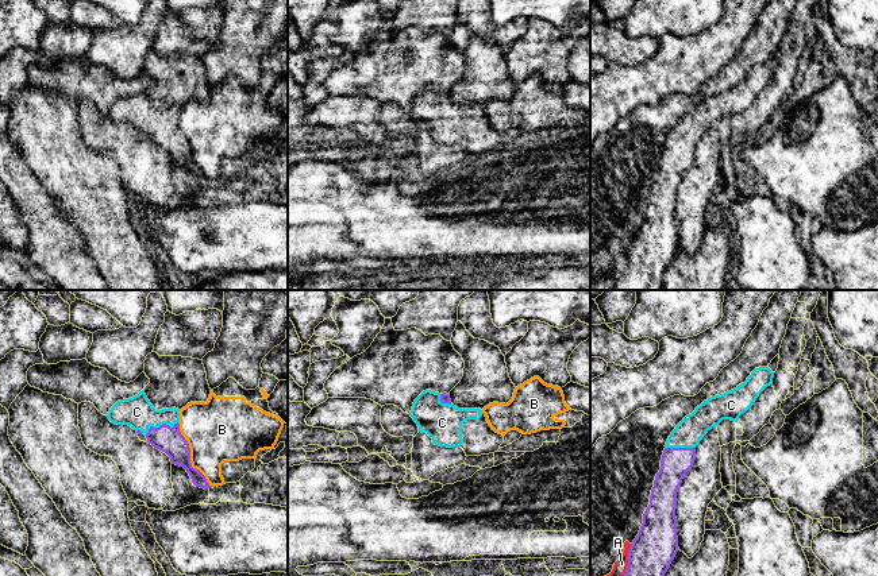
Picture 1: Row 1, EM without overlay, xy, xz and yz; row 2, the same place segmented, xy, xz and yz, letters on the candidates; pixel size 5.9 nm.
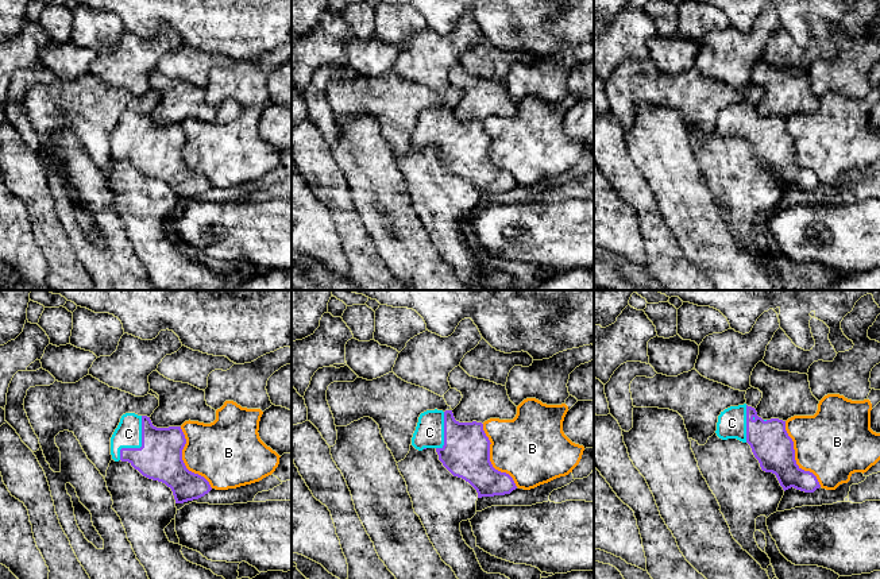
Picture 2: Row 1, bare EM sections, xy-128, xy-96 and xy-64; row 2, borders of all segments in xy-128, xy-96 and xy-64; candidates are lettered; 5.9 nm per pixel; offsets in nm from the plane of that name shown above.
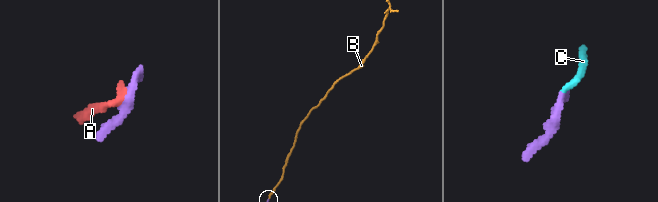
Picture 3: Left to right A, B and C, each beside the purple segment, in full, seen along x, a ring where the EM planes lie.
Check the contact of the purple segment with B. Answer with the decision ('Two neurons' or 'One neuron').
Two neurons

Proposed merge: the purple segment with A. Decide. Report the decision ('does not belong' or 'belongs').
does not belong

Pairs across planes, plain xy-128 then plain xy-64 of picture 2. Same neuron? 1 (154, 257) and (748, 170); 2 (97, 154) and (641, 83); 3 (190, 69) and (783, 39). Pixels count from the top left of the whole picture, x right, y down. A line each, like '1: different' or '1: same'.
1: same
2: same
3: same

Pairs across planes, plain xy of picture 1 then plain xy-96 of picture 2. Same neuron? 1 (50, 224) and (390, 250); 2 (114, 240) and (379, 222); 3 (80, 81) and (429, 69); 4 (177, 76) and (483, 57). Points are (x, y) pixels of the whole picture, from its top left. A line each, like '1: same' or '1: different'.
1: different
2: same
3: different
4: different

